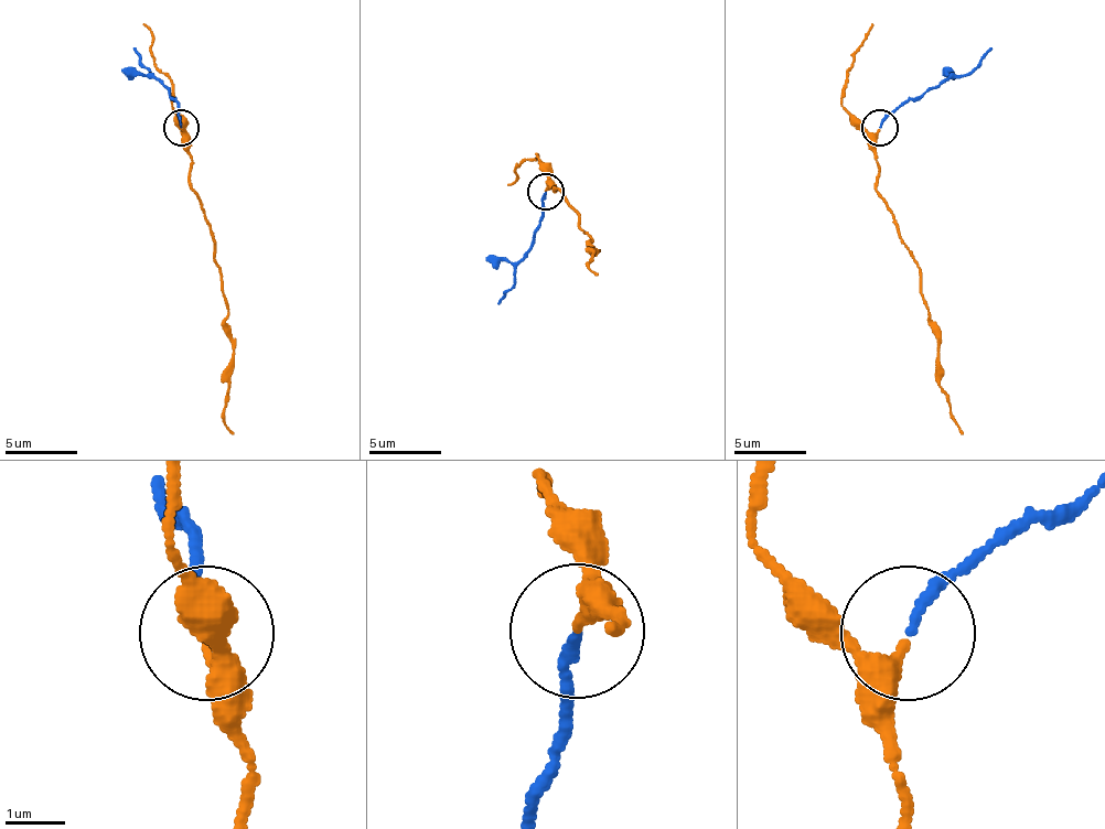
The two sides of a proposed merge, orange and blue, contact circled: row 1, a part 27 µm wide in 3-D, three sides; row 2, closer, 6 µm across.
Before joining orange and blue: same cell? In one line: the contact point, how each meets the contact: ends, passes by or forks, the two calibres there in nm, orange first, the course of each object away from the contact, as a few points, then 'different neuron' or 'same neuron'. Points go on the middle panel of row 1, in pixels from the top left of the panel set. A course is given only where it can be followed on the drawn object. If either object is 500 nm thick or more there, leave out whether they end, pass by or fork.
place (545, 192); orange passes by; blue ends; calibres 240 and 170 nm; course orange (545, 193), (556, 189), (577, 211), (577, 225), (596, 250), (588, 261), (599, 276); course blue (545, 193), (545, 214), (515, 269), (515, 280), (497, 305); same neuron

